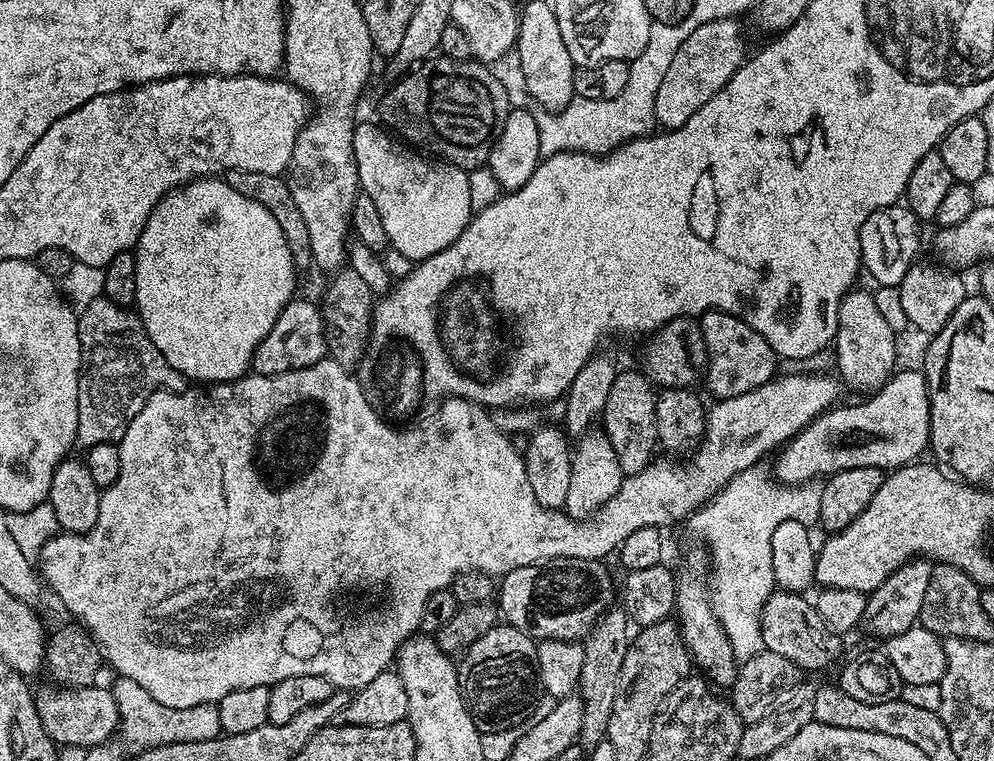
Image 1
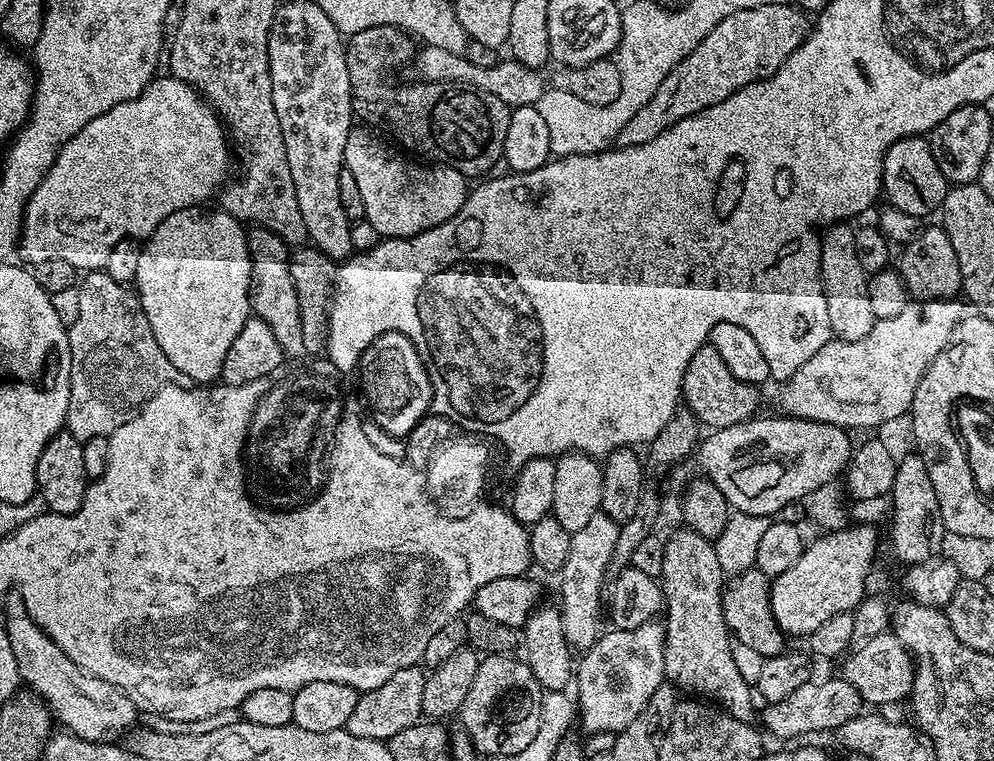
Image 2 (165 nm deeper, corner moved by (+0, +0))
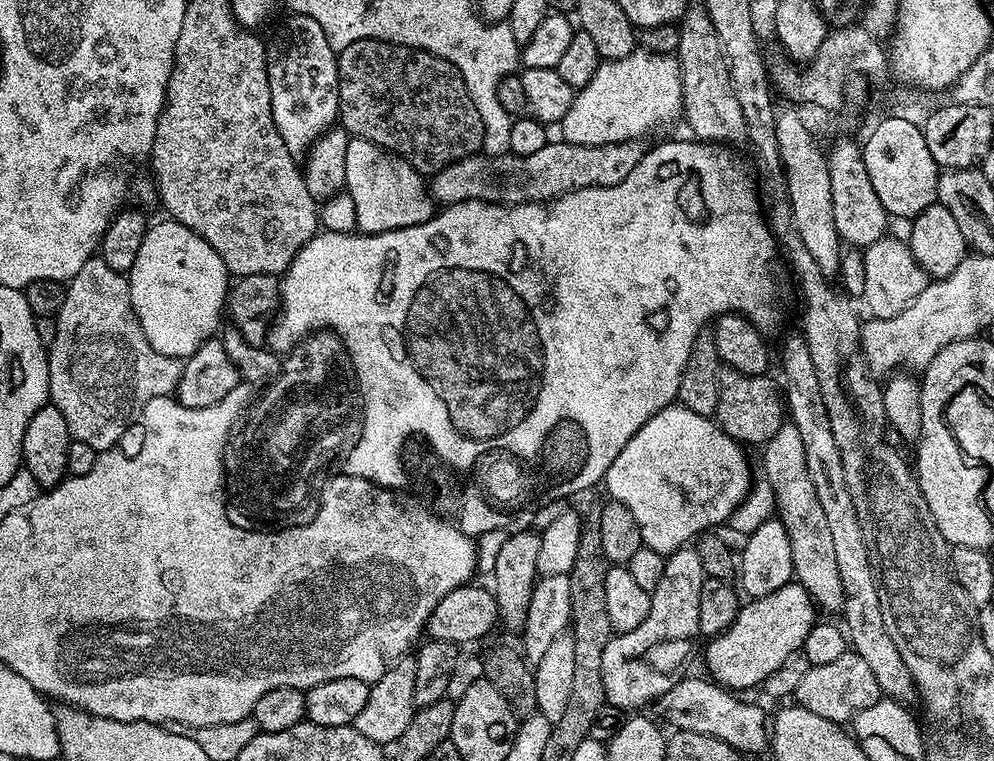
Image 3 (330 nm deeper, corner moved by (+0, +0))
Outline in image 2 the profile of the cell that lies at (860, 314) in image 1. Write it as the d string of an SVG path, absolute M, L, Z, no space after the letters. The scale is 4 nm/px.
M837 222L823 233L820 245L820 278L824 281L826 314L830 317L832 335L838 340L857 340L872 332L876 325L870 310L869 277L862 270L856 253L856 233L844 222Z

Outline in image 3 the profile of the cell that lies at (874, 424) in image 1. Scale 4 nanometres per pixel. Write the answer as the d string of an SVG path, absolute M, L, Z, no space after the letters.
M676 402L654 414L654 418L650 418L650 422L646 422L646 426L622 446L622 454L610 462L610 470L602 484L608 487L607 495L611 499L622 502L626 510L634 514L643 547L658 550L658 554L667 558L693 538L715 529L715 524L730 519L732 511L747 498L752 488L752 468L743 451L745 449L731 440L715 419L694 414L694 410Z

